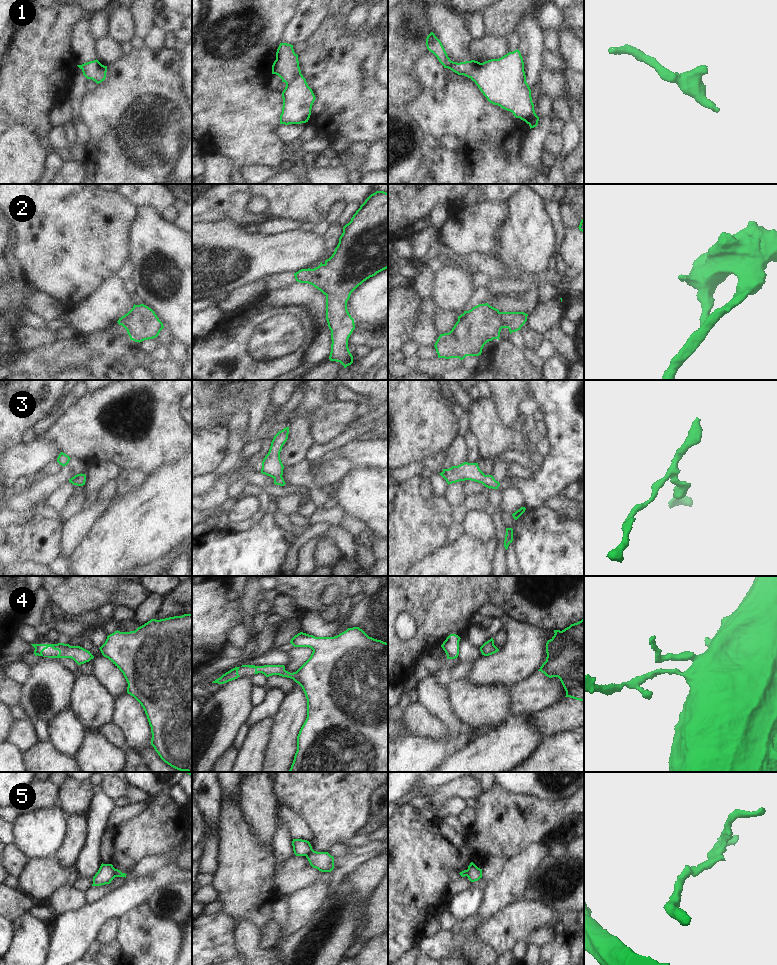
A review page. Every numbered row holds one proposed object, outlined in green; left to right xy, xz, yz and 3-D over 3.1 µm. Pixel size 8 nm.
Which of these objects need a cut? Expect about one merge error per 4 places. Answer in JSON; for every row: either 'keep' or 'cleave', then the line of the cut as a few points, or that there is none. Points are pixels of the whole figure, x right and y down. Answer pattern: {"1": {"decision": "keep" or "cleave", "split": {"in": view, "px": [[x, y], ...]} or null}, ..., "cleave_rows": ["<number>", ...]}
{"1": {"decision": "keep", "split": null}, "2": {"decision": "keep", "split": null}, "3": {"decision": "keep", "split": null}, "4": {"decision": "keep", "split": null}, "5": {"decision": "cleave", "split": {"in": "xy", "px": [[113, 868], [115, 876]]}}, "cleave_rows": ["5"]}

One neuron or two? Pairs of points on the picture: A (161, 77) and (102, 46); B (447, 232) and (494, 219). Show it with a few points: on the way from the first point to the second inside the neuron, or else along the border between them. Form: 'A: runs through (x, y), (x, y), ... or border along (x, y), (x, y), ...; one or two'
A: border along (123, 55), (107, 66); two
B: runs through (459, 232), (473, 228), (482, 219); one

